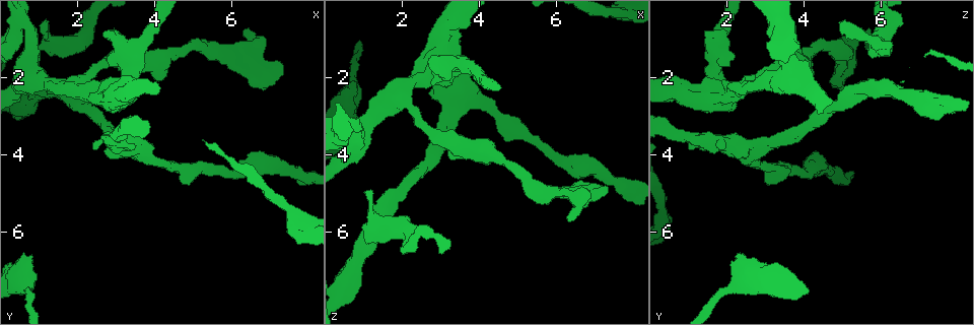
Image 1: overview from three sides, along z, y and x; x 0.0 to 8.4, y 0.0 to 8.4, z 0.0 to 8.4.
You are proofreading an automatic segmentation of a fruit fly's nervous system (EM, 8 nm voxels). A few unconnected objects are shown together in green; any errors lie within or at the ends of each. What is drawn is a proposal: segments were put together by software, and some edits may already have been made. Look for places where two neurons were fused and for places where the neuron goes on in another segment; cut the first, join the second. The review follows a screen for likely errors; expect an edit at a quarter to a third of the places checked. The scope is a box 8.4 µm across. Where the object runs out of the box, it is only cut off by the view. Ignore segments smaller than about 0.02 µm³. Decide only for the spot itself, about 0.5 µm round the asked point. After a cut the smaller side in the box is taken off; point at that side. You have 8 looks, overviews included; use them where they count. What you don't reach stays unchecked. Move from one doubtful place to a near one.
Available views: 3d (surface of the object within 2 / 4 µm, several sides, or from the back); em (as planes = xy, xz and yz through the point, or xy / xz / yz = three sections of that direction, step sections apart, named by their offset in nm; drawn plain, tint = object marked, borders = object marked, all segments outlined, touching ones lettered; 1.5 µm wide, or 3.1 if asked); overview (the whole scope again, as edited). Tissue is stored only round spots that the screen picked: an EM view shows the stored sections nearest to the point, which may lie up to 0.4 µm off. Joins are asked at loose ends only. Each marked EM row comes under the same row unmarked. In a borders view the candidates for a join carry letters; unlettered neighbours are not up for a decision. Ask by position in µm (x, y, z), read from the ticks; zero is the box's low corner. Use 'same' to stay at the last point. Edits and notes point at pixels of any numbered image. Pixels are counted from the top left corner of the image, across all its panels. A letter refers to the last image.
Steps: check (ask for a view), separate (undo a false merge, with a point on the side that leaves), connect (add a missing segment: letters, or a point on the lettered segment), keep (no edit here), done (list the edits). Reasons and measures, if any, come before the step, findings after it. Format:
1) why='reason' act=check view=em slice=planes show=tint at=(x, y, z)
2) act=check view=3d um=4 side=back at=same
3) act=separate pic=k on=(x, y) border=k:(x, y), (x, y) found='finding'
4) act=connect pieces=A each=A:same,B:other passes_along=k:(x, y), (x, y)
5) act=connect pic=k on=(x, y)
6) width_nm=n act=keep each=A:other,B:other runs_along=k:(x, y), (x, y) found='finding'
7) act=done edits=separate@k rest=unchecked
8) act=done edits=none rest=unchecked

why='narrows sharply' act=check view=3d um=4 at=(0.65, 1.05, 3.25)

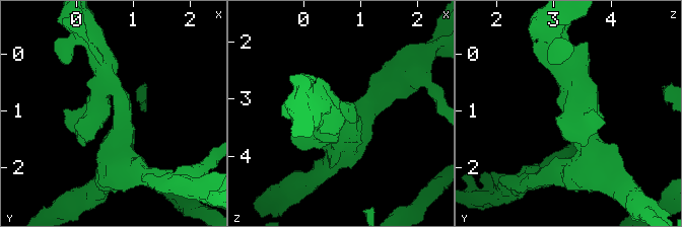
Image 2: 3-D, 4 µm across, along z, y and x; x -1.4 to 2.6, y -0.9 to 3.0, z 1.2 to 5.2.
arms=3 arm_widths_nm=260,380,480 why='now the EM' act=check view=em slice=xy step=8 show=tint at=(0.60, 1.10, 3.30)

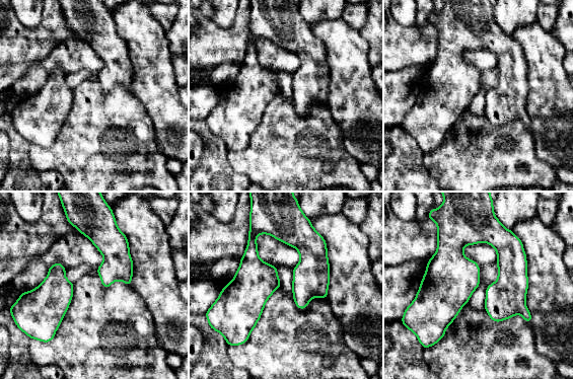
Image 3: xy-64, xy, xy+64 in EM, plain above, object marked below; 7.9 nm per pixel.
act=check view=em slice=planes show=borders at=same

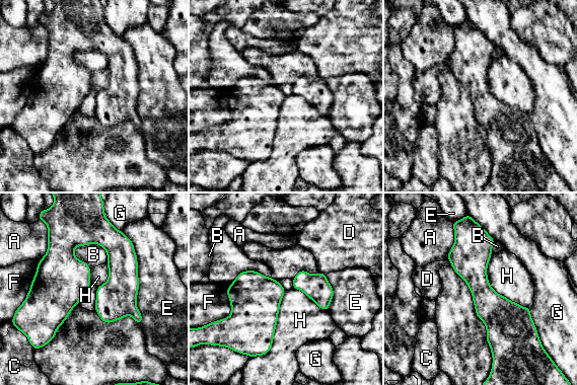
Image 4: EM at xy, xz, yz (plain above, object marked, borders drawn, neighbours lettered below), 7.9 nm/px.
act=keep each=A:other,B:other,C:other,D:other,E:other,F:other,G:other,H:other runs_along=4:(477, 233), (495, 344) found='continuous, no second neuron'

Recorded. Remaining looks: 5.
why='an open end' act=check view=3d um=4 side=back at=(2.50, 3.80, 1.75)

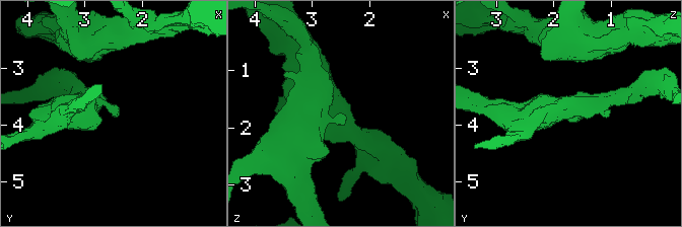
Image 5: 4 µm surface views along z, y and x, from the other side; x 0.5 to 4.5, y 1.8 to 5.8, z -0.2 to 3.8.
why='now the EM' act=check view=em slice=xy step=8 show=borders at=(2.45, 3.85, 1.80)

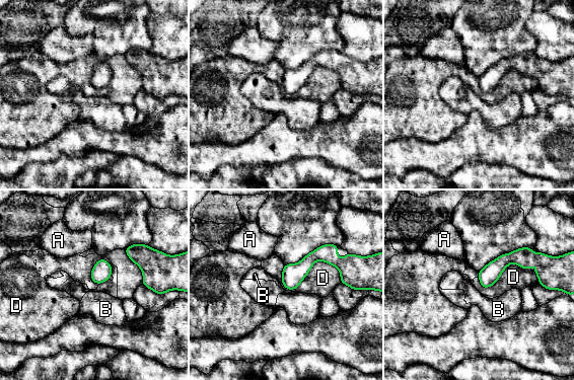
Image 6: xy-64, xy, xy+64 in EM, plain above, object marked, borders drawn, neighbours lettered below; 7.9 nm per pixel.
act=keep each=A:other,B:other,D:other found='none of them fits'

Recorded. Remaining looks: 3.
why='free end' act=check view=3d um=4 at=(6.35, 0.80, 5.70)

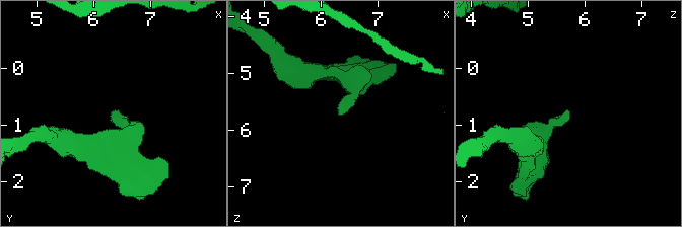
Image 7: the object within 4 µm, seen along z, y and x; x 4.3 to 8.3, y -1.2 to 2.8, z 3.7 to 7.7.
act=check view=em slice=xy step=8 show=borders at=(6.30, 0.75, 5.65)

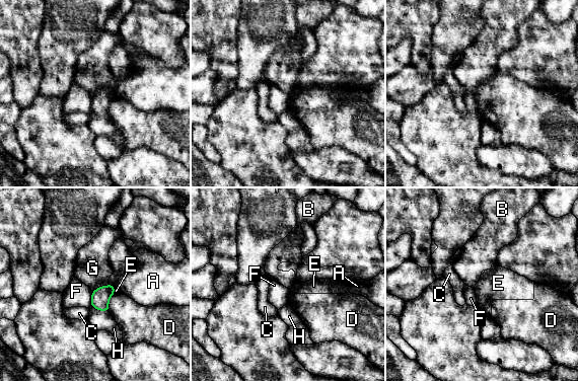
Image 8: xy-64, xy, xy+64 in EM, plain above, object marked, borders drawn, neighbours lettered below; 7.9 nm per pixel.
why='cut it another way' act=check view=em slice=planes show=borders at=same

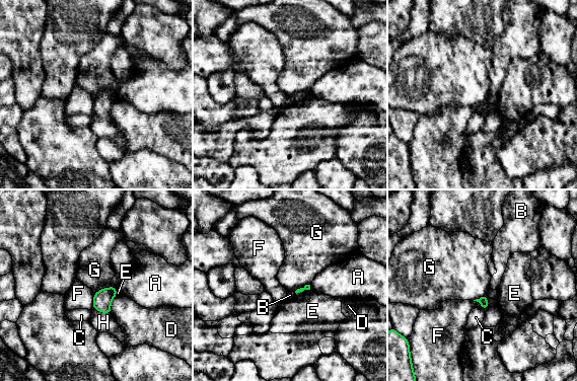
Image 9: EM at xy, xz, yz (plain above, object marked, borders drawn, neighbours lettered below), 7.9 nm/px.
act=keep each=A:other,B:other,C:other,D:other,E:other,F:other,G:other,H:other border=9:(110, 286), (99, 289), (94, 293) found='no lettered segment goes on from it'

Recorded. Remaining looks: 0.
act=done edits=none rest=unchecked

